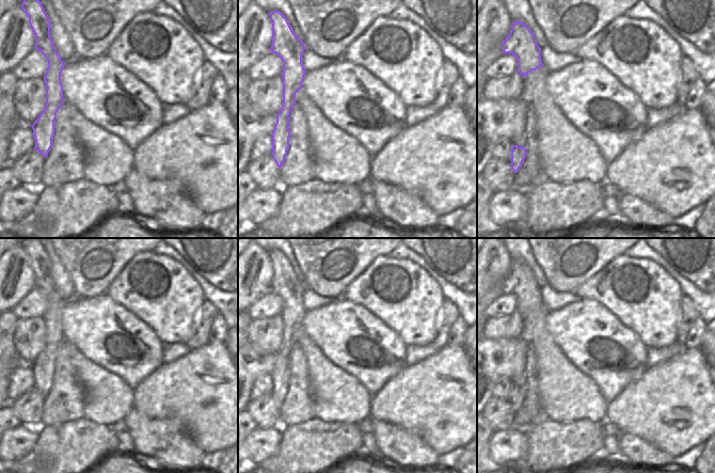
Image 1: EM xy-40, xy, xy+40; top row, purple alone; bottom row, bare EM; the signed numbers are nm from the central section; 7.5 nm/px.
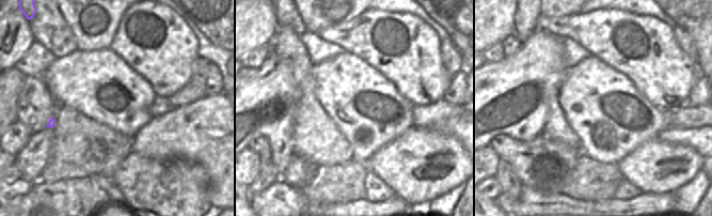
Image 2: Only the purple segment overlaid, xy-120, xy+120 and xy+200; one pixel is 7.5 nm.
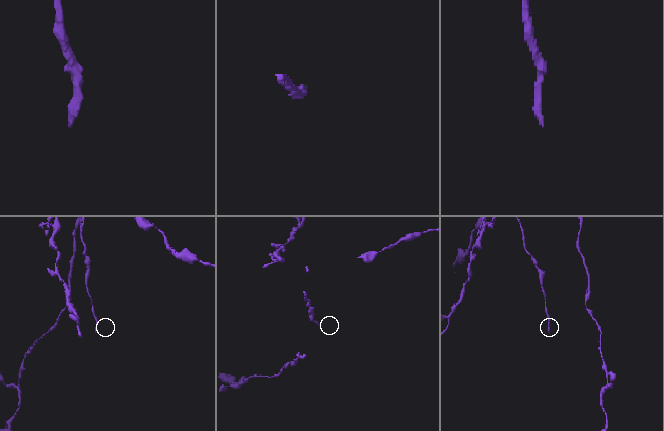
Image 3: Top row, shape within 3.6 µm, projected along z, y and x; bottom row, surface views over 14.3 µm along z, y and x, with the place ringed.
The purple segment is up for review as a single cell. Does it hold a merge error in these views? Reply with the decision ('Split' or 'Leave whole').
Split

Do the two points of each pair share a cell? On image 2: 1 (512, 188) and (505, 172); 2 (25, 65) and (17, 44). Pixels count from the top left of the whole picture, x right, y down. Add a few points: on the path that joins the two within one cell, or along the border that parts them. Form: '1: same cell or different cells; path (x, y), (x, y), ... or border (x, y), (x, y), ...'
1: same cell; path (510, 184), (506, 176)
2: different cells; border (33, 41), (26, 52), (12, 66)

